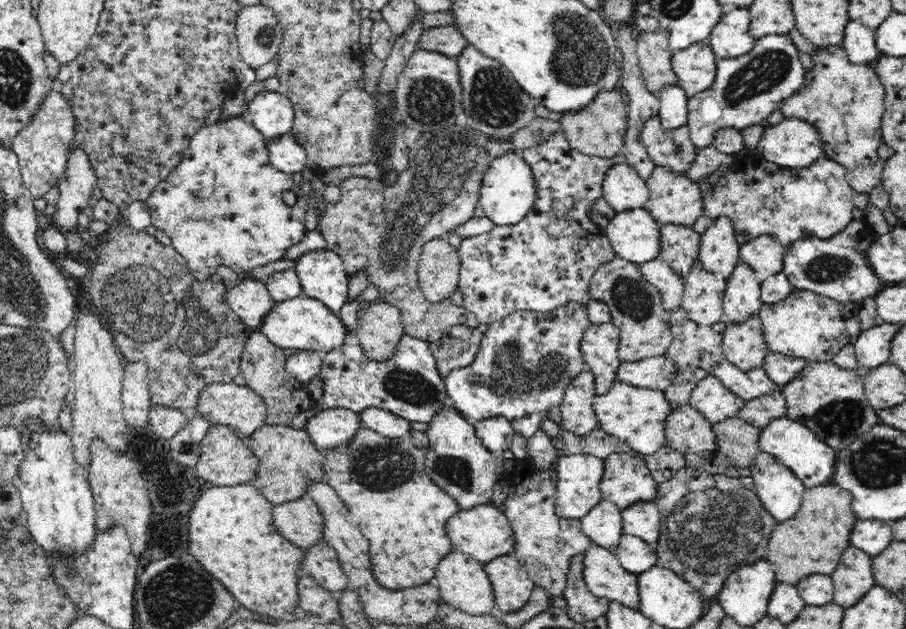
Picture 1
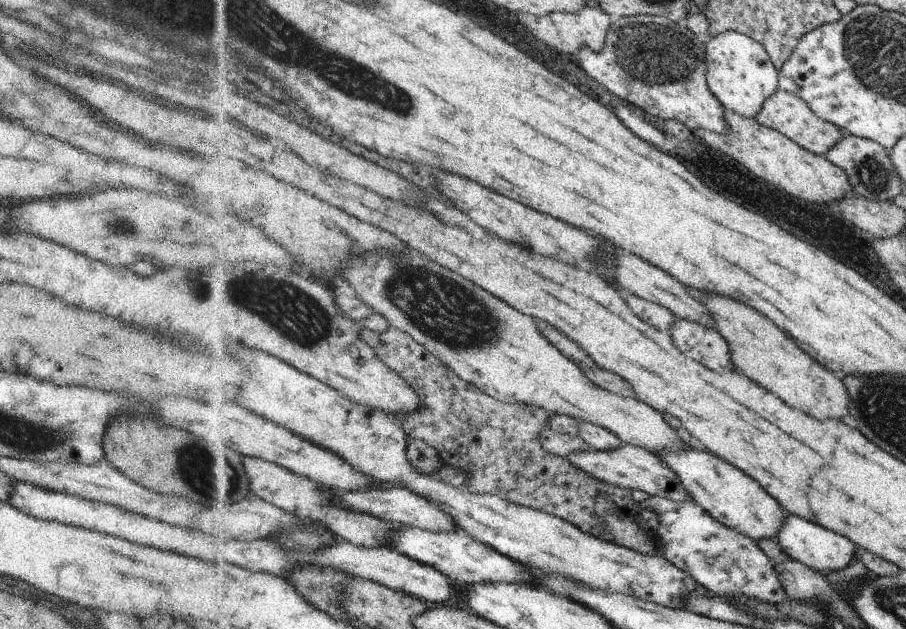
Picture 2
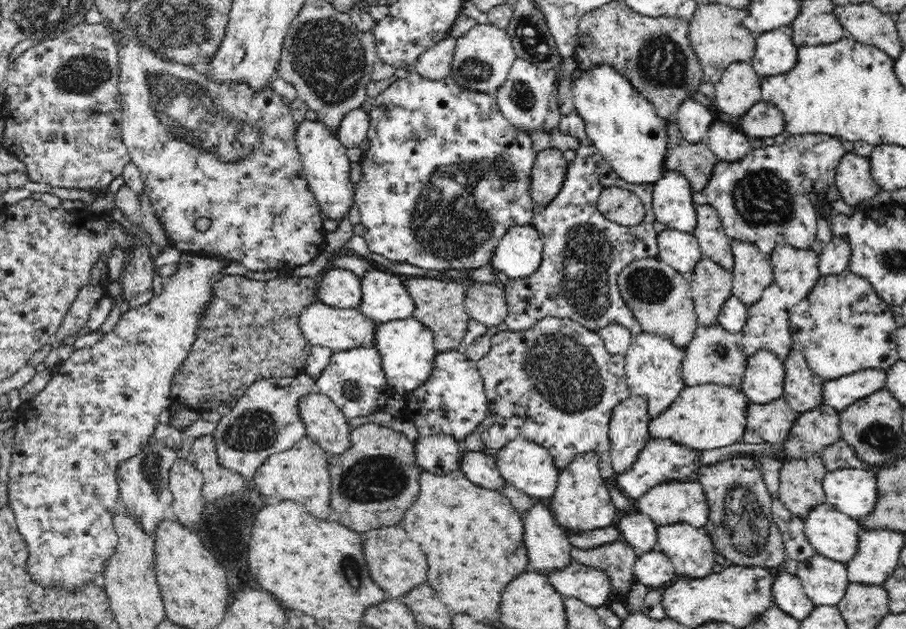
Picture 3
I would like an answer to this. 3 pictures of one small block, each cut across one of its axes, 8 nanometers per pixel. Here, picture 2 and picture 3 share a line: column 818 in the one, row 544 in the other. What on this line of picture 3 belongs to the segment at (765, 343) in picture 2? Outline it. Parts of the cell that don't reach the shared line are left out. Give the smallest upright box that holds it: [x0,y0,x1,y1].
[364,526,426,598]

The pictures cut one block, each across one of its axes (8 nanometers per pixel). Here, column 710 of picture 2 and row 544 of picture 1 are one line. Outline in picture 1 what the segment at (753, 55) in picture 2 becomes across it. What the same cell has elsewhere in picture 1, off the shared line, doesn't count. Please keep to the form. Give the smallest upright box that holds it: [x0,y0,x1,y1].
[15,417,97,554]

